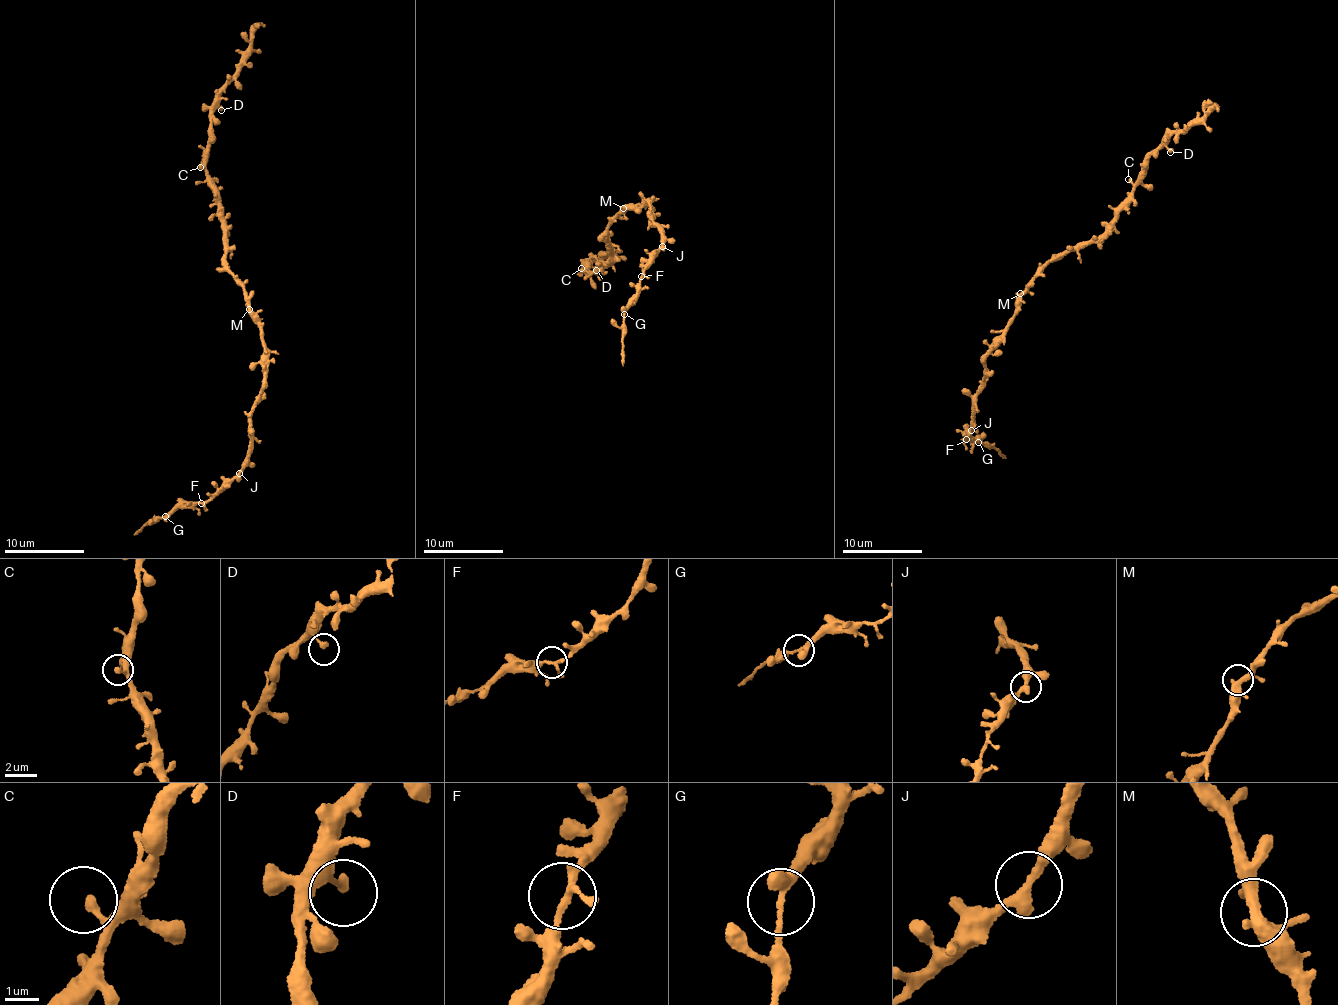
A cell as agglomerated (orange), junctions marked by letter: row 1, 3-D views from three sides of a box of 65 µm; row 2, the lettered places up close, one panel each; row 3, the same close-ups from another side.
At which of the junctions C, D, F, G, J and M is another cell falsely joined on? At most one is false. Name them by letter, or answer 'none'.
none

